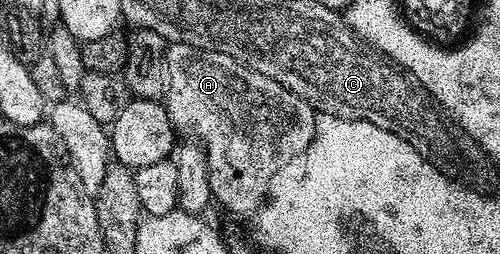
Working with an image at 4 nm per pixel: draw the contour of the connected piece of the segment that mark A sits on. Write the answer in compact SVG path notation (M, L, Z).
M170 43L164 60L164 106L175 132L193 137L206 153L210 194L215 204L227 207L234 215L258 210L267 198L274 174L292 157L302 155L314 136L316 112L284 85L248 69L224 53L205 51L192 45Z

